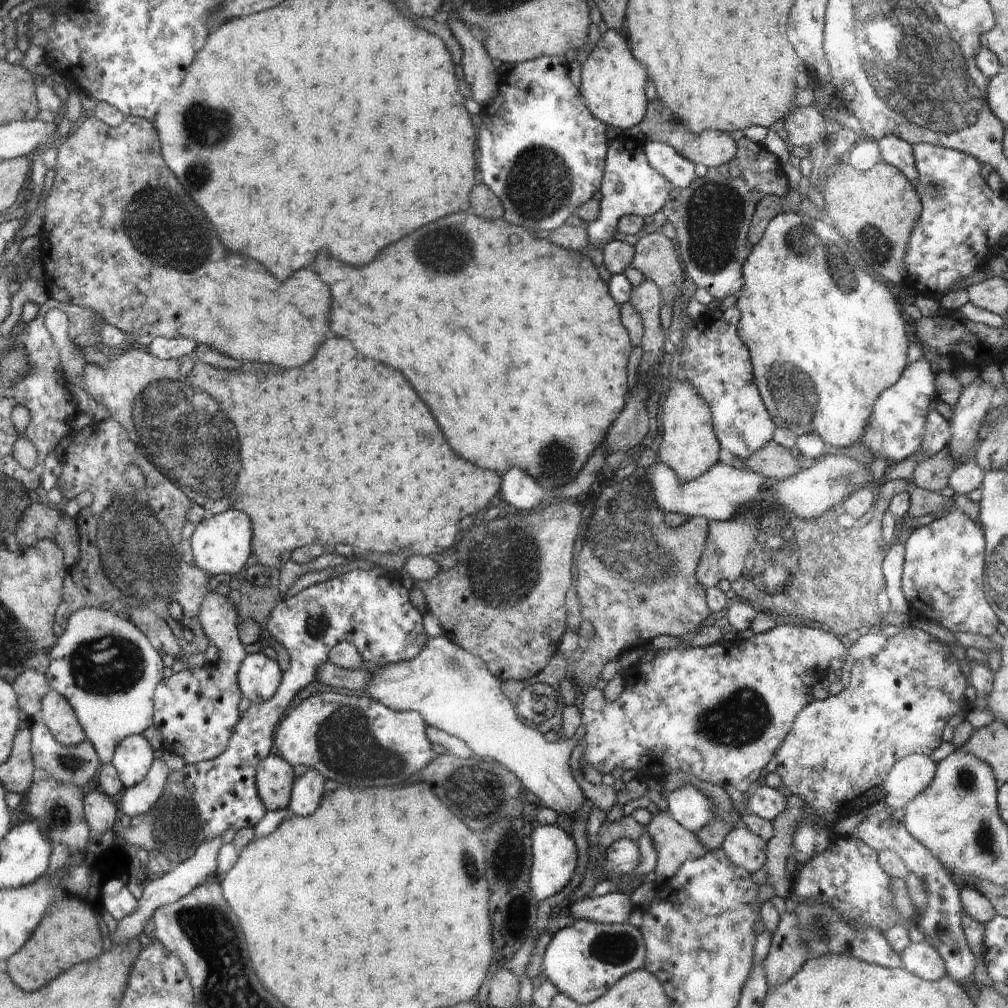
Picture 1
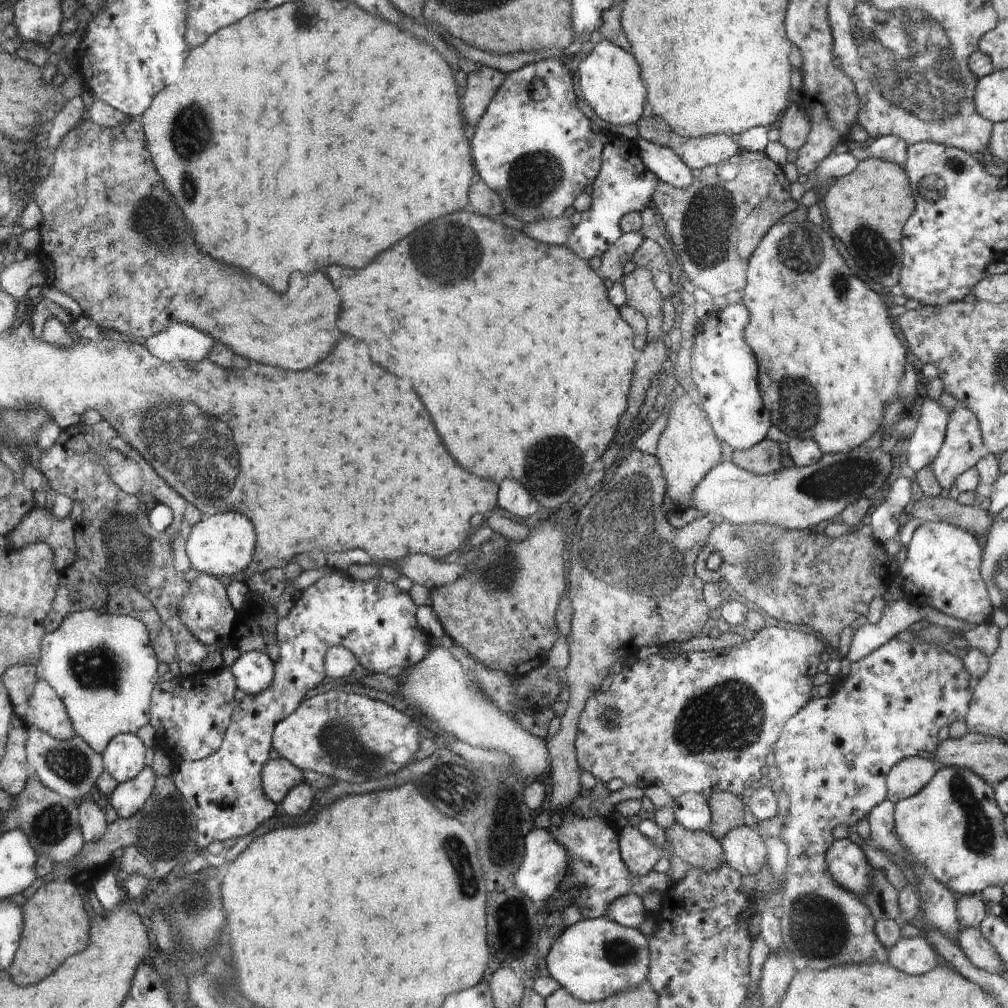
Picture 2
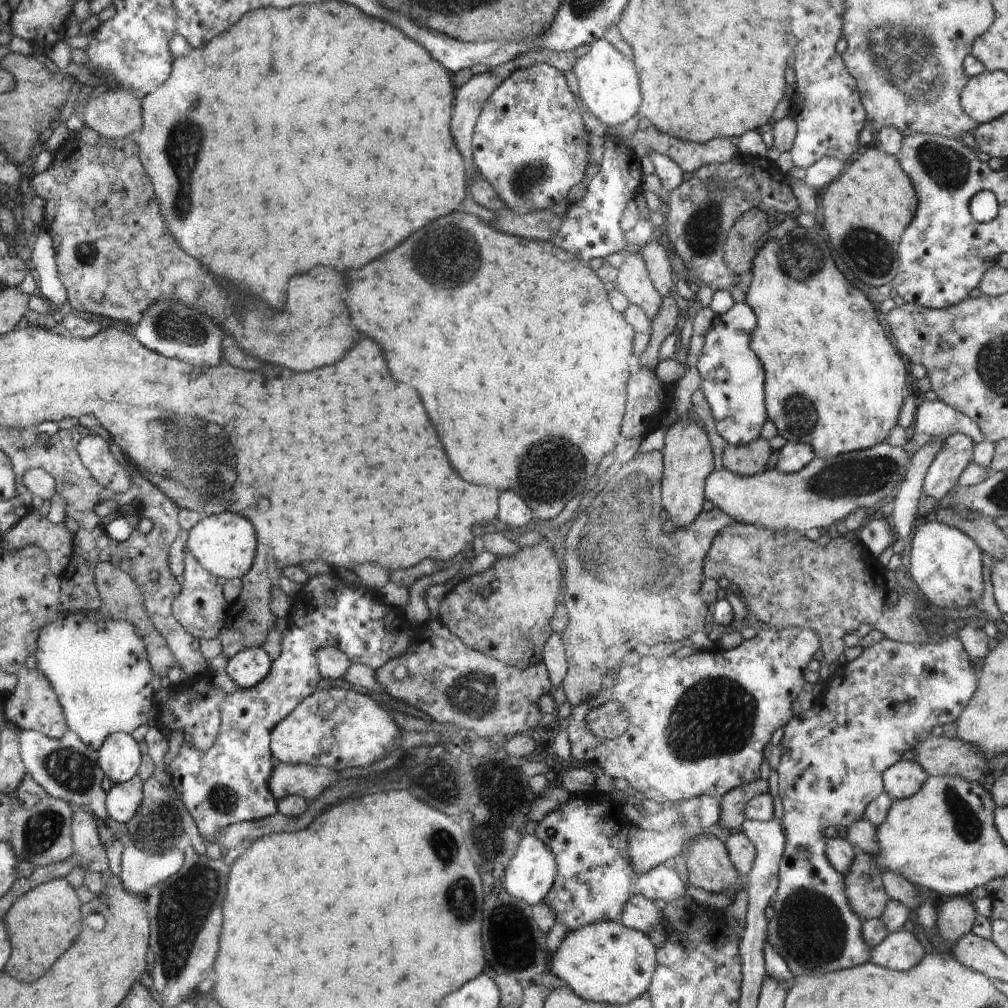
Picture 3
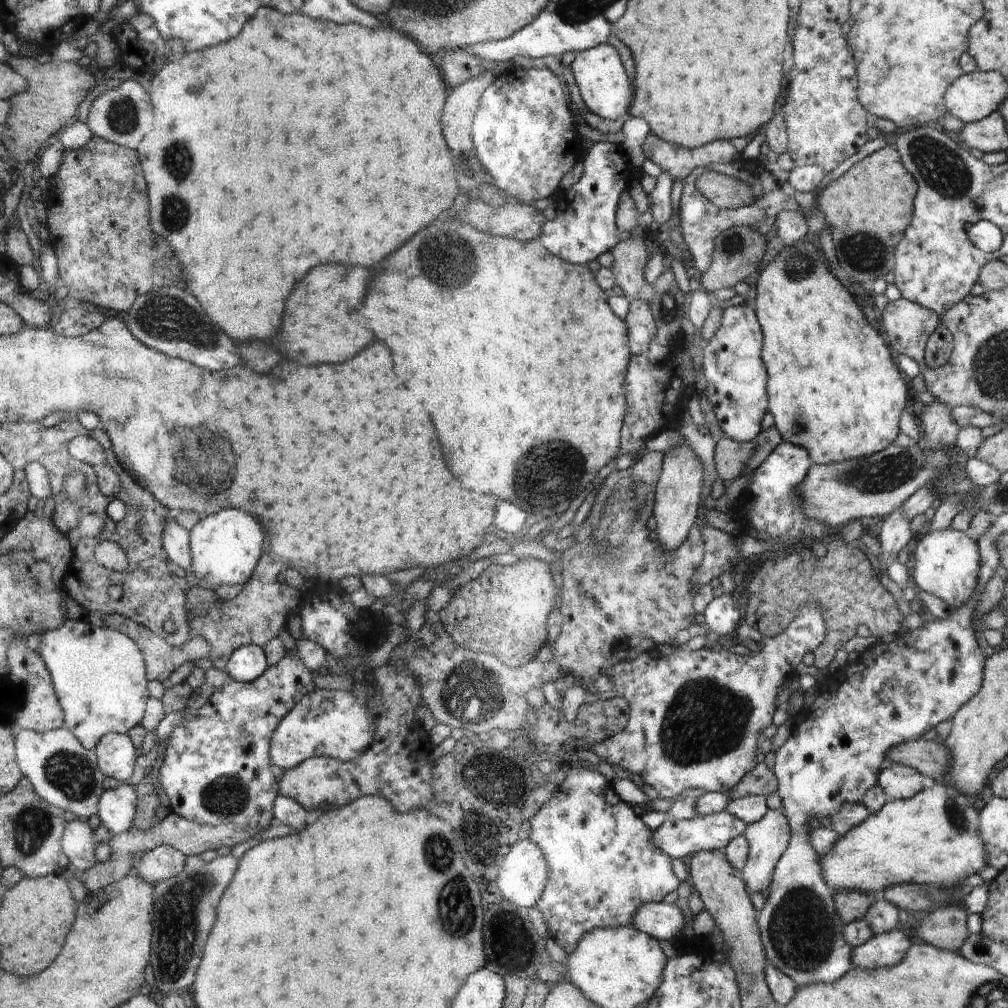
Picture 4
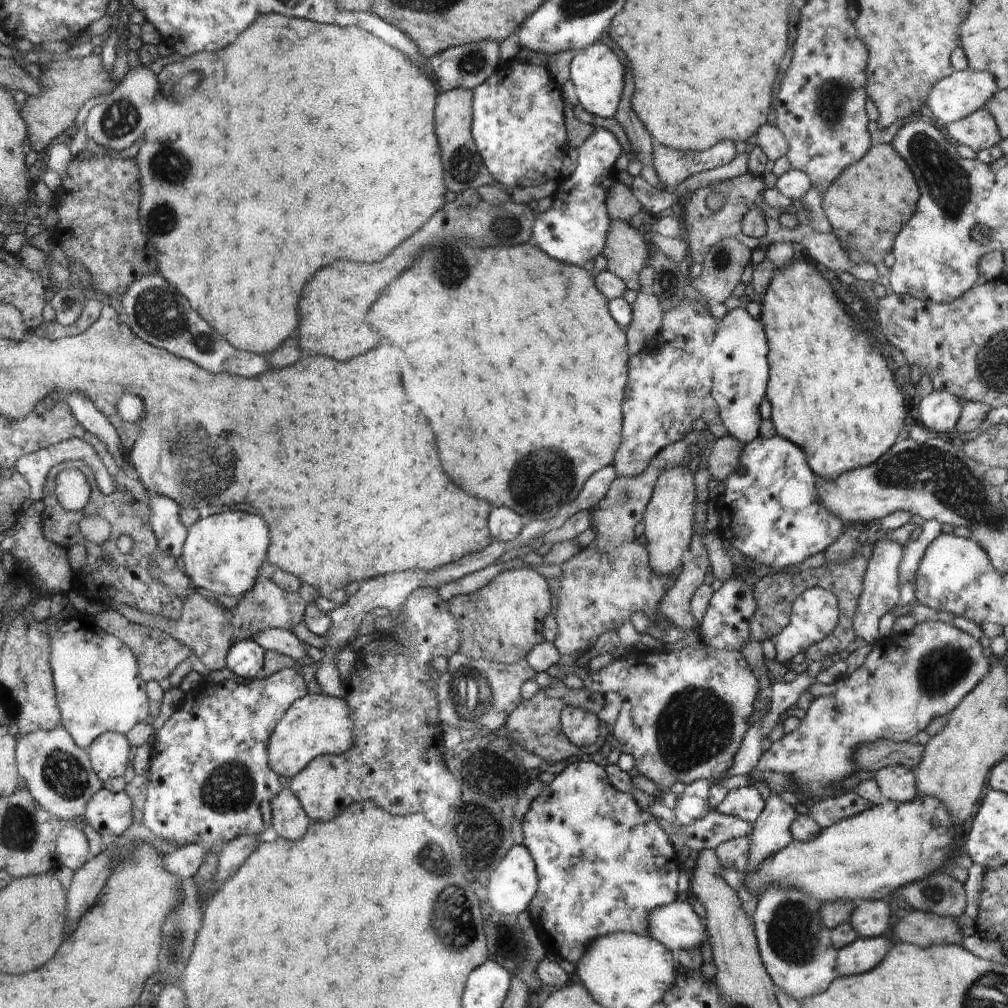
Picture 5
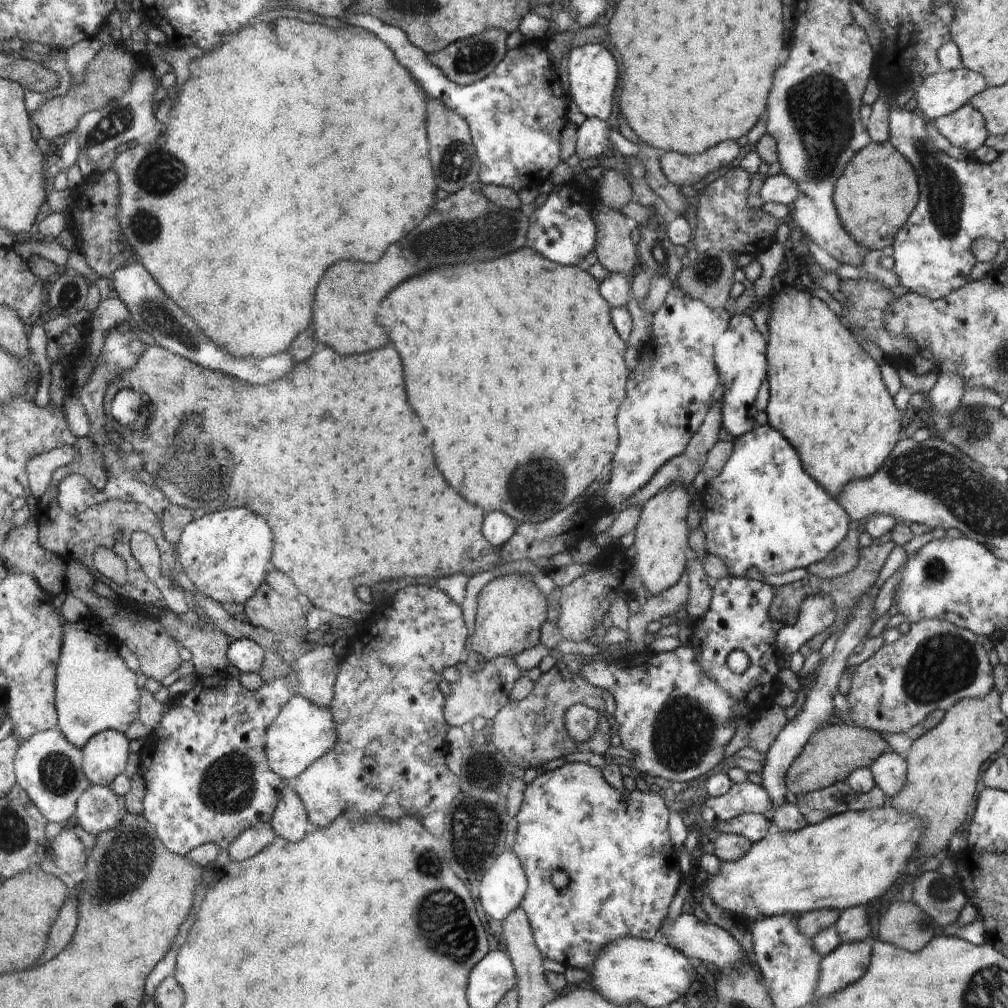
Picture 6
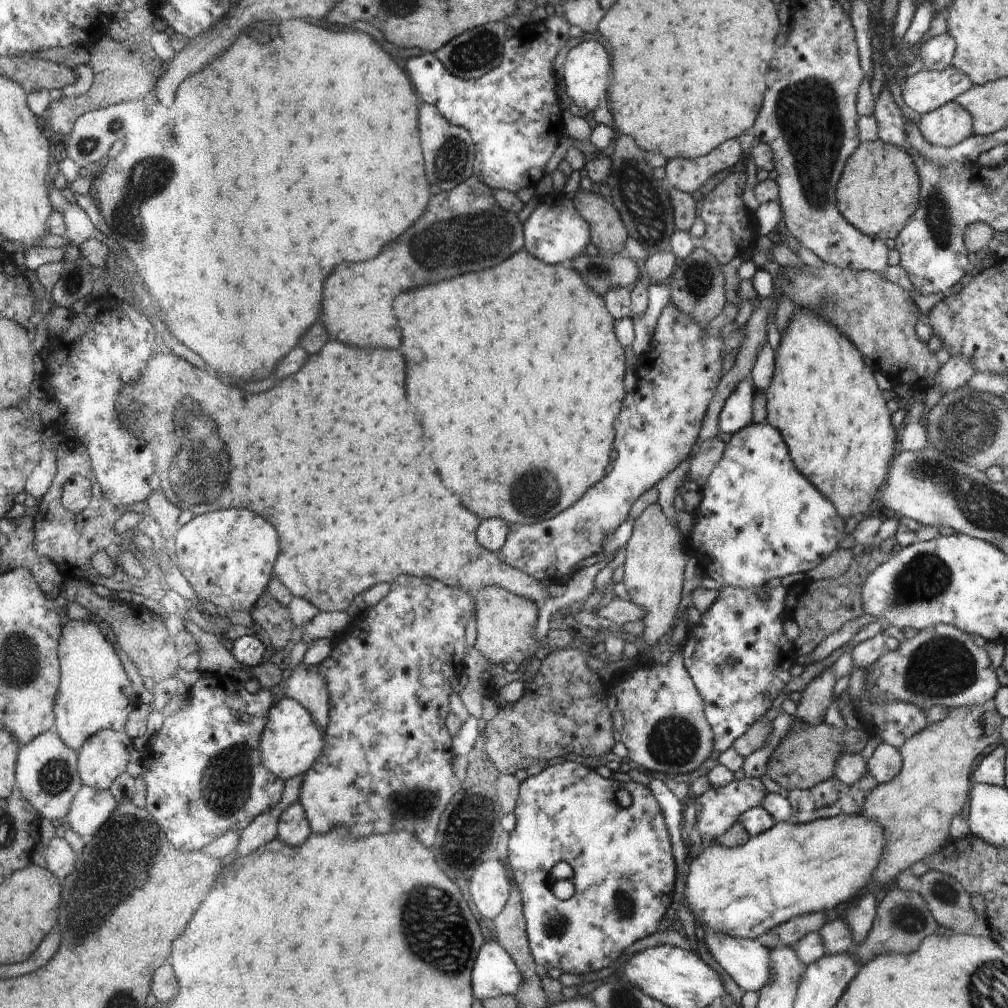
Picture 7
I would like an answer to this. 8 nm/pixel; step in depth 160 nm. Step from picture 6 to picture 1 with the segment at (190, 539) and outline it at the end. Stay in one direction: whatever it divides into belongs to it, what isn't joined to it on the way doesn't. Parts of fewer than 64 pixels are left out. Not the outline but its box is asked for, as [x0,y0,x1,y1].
[191,509,252,576]

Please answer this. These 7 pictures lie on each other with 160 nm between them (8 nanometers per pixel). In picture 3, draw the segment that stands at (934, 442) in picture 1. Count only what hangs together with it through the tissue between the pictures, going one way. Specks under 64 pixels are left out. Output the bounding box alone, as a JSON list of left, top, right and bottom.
[910,399,985,452]

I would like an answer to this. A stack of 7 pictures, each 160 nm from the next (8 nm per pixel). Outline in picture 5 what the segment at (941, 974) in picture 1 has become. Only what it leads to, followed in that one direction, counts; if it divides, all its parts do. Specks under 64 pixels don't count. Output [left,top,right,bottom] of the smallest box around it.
[837,937,892,976]

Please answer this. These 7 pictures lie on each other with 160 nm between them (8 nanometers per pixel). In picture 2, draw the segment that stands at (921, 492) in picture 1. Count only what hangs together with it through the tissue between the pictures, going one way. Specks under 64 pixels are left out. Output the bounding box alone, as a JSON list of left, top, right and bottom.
[912,495,993,535]

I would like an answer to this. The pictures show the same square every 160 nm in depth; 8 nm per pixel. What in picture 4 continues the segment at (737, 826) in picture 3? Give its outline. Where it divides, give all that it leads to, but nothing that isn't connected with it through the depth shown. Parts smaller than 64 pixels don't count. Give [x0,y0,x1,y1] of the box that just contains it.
[728,760,777,800]

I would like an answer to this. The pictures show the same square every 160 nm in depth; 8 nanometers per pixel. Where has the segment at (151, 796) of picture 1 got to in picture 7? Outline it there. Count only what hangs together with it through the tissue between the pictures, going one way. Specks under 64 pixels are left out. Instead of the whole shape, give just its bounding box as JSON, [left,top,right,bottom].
[66,785,119,839]

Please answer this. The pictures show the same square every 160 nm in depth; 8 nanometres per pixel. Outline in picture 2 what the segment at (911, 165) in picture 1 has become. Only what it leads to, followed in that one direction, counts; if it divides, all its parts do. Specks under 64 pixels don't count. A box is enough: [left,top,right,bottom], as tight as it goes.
[850,135,908,167]

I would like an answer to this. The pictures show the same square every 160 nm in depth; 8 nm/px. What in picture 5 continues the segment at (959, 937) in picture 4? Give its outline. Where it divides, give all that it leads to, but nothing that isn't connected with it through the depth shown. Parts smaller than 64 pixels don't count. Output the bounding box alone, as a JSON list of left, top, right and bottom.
[891,910,963,948]

